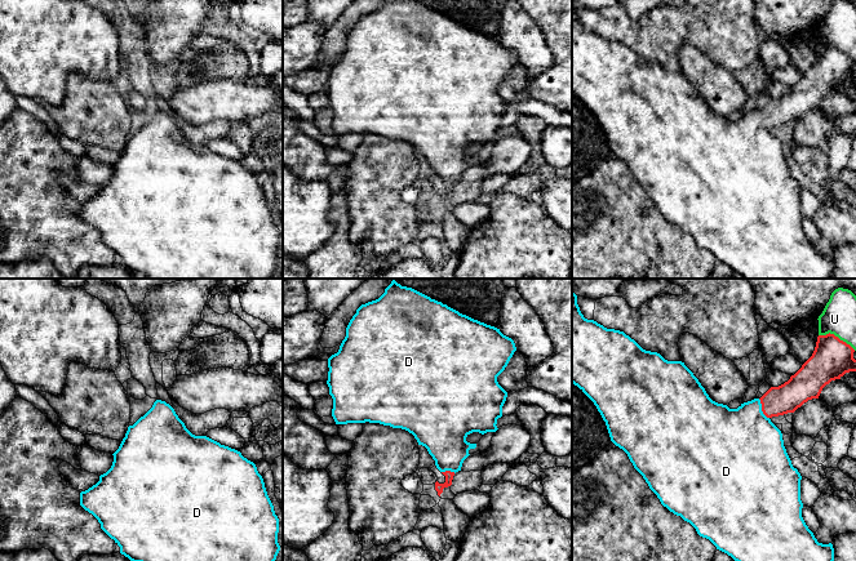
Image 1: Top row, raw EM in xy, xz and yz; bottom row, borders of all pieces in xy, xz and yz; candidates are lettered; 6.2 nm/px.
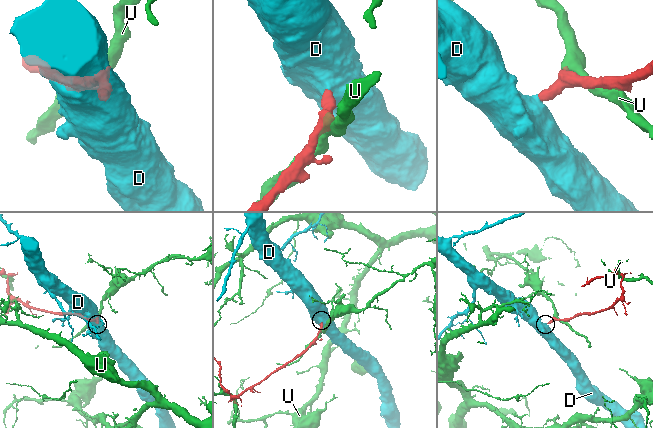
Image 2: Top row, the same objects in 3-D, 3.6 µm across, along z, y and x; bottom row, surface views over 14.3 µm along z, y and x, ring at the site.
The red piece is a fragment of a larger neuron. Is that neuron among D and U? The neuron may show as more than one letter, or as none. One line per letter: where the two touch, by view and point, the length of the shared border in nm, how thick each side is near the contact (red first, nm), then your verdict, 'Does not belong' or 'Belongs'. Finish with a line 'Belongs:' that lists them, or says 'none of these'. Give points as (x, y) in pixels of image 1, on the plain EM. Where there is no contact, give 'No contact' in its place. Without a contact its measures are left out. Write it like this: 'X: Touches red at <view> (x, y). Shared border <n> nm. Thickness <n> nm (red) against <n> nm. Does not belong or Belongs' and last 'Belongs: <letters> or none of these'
D: Touches red at yz (762, 120). Shared border 140 nm. Thickness 180 nm (red) against 460 nm. Belongs
U: Touches red at yz (837, 48). Shared border 260 nm. Thickness 240 nm (red) against 220 nm. Does not belong
Belongs: D

